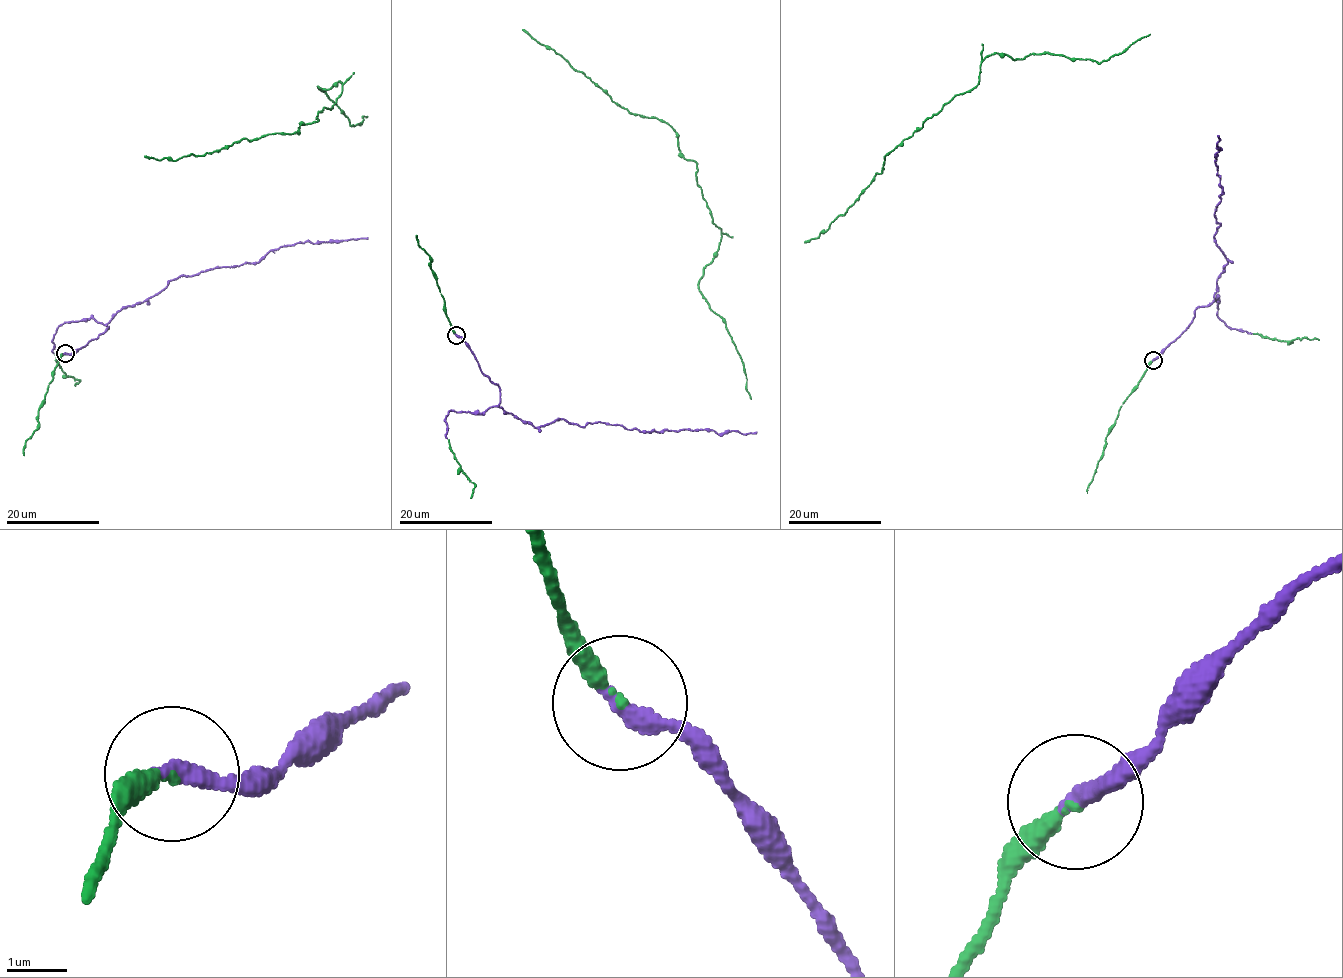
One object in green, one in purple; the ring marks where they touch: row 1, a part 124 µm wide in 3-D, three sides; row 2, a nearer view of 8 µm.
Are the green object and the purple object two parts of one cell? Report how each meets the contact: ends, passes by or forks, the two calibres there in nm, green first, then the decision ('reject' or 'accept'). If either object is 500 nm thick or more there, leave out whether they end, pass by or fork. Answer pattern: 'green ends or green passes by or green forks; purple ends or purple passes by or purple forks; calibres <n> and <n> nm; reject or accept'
green ends; purple ends; calibres 240 and 320 nm; accept

